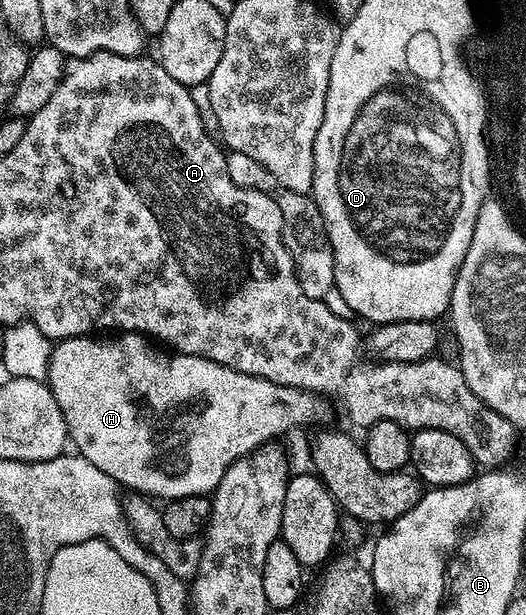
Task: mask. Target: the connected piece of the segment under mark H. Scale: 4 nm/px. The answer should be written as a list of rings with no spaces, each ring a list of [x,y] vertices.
[[[135,332],[112,334],[107,338],[101,338],[96,334],[72,336],[69,340],[59,341],[53,347],[52,358],[48,367],[46,383],[52,389],[54,398],[64,415],[71,447],[76,447],[73,449],[79,455],[85,456],[90,462],[94,462],[94,466],[98,466],[98,470],[102,470],[102,474],[106,474],[111,480],[115,480],[121,489],[133,488],[130,489],[133,493],[143,494],[149,498],[161,496],[161,501],[164,502],[177,500],[183,496],[211,494],[215,492],[218,482],[222,482],[222,474],[226,474],[226,470],[230,470],[230,466],[235,460],[249,456],[257,448],[262,448],[265,444],[283,437],[284,433],[289,432],[292,428],[308,426],[308,423],[320,412],[321,401],[311,392],[305,392],[301,388],[287,388],[257,376],[242,374],[238,370],[227,368],[218,362],[210,362],[201,356],[182,356],[169,354],[167,351],[164,351],[165,353],[155,352],[151,346],[153,347],[143,335]]]

